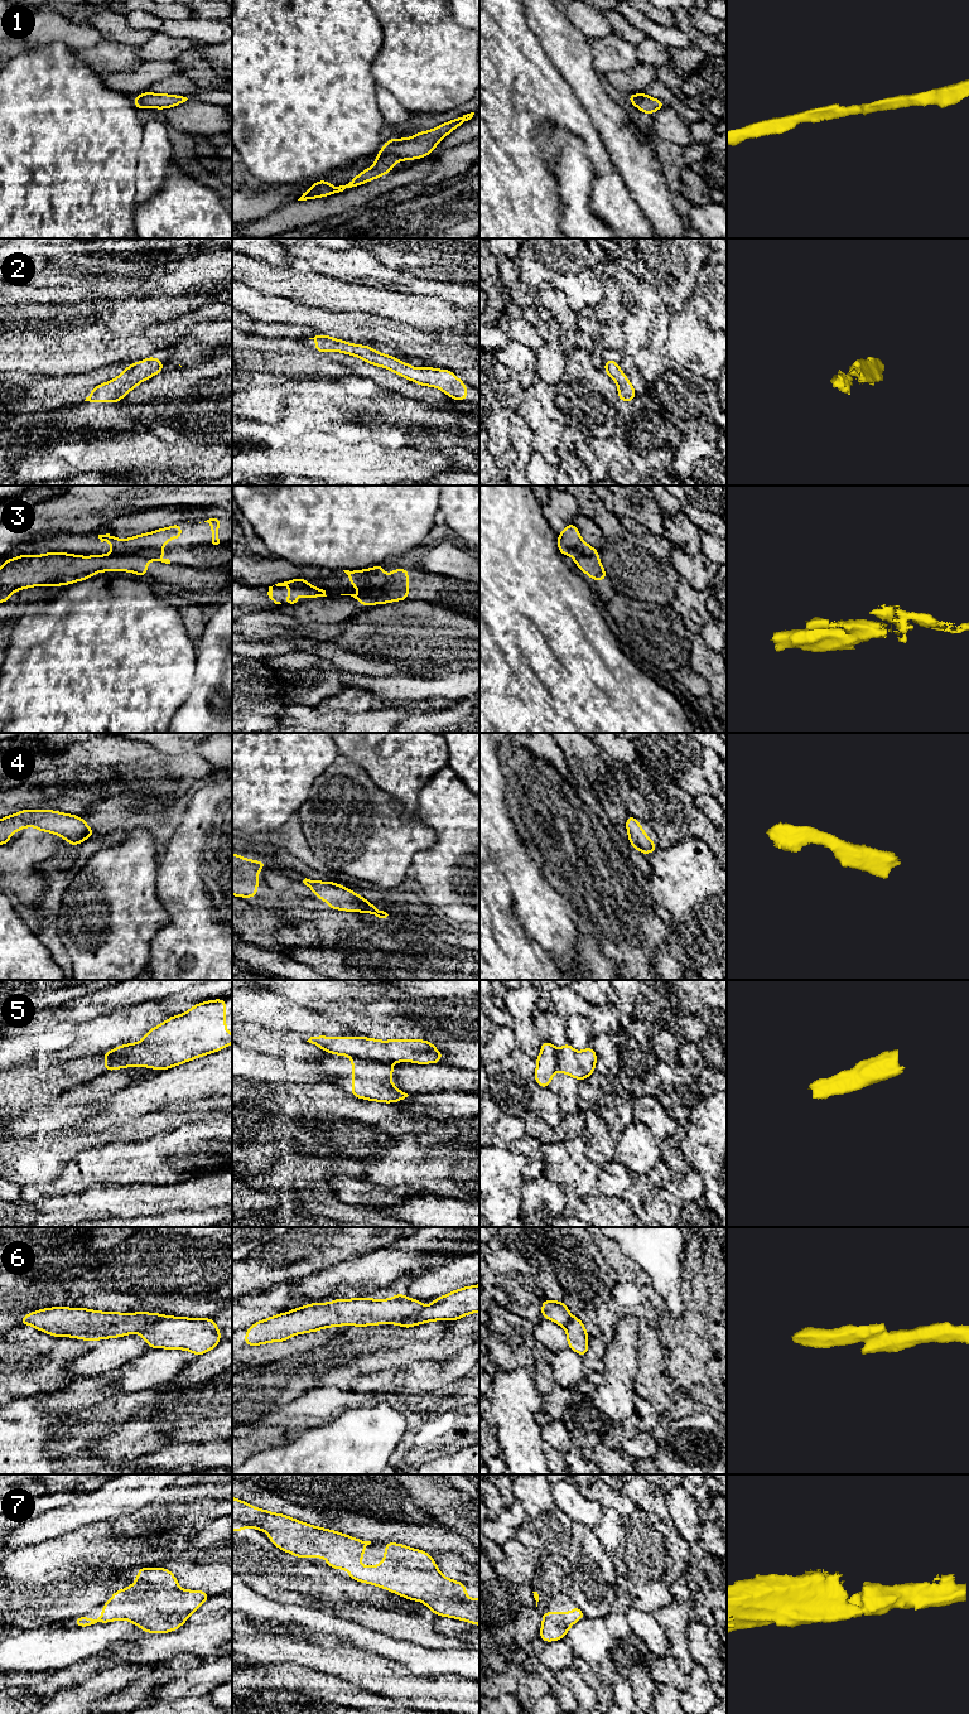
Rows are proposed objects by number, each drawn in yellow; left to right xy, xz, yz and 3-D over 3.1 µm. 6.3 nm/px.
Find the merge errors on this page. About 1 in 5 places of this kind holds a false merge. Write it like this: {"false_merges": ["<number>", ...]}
{"false_merges": ["3", "5", "6"]}

